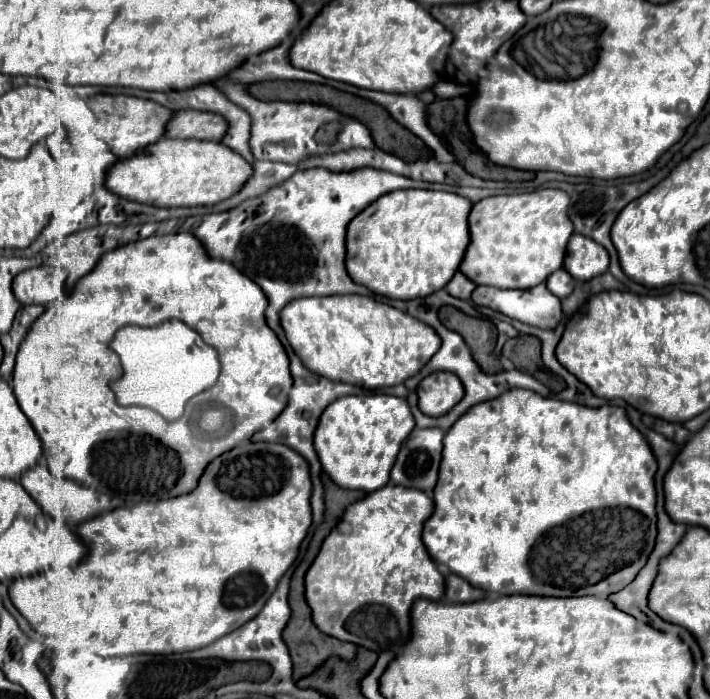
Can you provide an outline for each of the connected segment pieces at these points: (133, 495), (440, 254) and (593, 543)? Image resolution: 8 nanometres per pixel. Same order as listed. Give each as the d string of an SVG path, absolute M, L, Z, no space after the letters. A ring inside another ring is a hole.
M192 233L152 235L148 239L120 245L116 251L108 251L108 255L104 255L104 259L100 259L100 263L76 283L70 297L62 297L54 307L48 305L48 309L32 323L16 355L12 389L20 409L42 441L44 457L46 449L52 453L54 447L56 455L62 453L66 457L64 475L68 479L88 485L94 491L116 495L124 499L124 505L162 501L190 493L214 457L230 451L242 439L250 439L256 431L272 423L286 405L286 395L292 387L288 355L276 333L266 325L266 307L268 301L262 289L232 263L208 257ZM166 319L180 319L200 333L202 339L218 351L222 363L218 383L210 391L192 399L186 415L174 423L164 421L162 415L156 415L156 411L146 407L118 405L114 391L110 389L110 381L122 371L118 355L108 347L114 333L124 325L160 325ZM200 403L220 403L232 409L232 431L218 439L196 439L188 427L188 419L192 409Z
M396 189L382 199L370 203L346 231L346 271L352 275L354 283L368 287L370 291L390 297L390 299L416 299L432 295L442 289L448 279L458 271L464 251L470 243L468 215L472 203L456 193L426 191L426 189Z
M512 389L504 395L478 403L470 407L446 433L444 451L438 473L438 483L434 487L434 513L424 523L422 541L430 553L430 557L438 563L444 563L456 575L462 575L470 585L480 587L484 591L494 591L500 595L526 593L526 595L546 595L546 597L580 597L580 595L598 595L608 597L624 589L638 571L646 565L646 559L654 547L656 539L656 491L654 491L654 475L656 475L656 459L650 451L648 441L632 427L622 407L604 405L598 409L566 403L558 399L546 399L528 389Z

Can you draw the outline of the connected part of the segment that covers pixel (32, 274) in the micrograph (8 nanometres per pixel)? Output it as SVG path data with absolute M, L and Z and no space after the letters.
M42 265L18 273L12 283L12 293L20 305L46 305L60 297L66 273L60 267Z

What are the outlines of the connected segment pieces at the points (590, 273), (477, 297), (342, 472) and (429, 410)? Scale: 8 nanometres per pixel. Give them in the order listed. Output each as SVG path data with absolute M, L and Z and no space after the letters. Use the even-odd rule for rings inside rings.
M574 233L566 247L564 269L576 281L588 281L608 271L608 253L600 247L600 243L588 239L586 235Z
M544 283L532 289L496 289L478 285L476 291L472 291L472 301L540 329L554 329L562 321L560 299L556 299Z
M384 393L368 397L346 395L324 409L316 427L314 447L322 469L334 483L348 489L376 491L390 481L388 475L396 461L396 451L400 451L400 443L412 429L414 417L406 399Z
M436 371L418 383L418 407L430 417L448 413L462 397L464 387L450 371Z

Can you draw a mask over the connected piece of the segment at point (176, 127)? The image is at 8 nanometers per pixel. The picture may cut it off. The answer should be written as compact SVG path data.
M178 111L166 127L170 139L206 139L220 141L228 129L224 117L208 111Z

